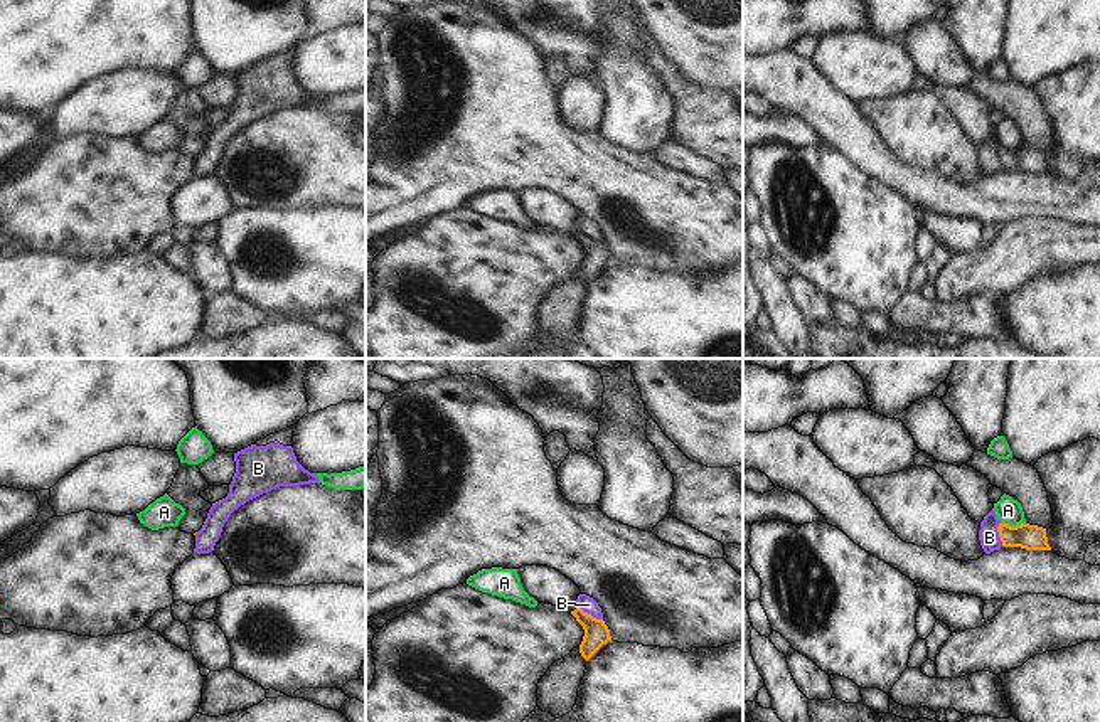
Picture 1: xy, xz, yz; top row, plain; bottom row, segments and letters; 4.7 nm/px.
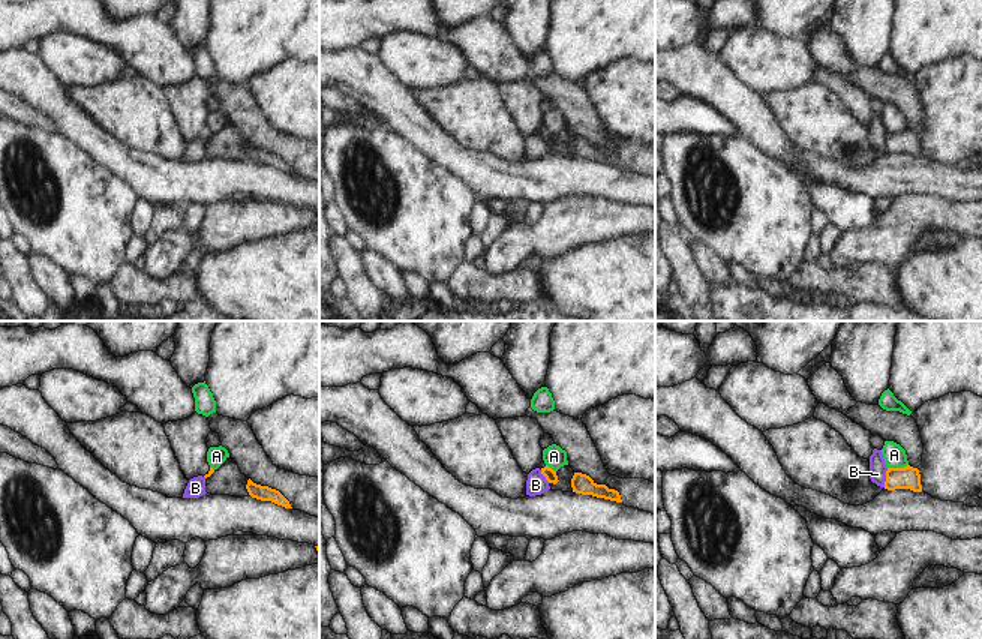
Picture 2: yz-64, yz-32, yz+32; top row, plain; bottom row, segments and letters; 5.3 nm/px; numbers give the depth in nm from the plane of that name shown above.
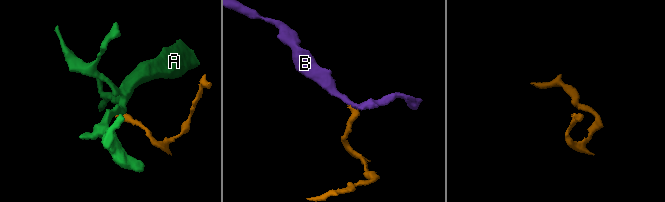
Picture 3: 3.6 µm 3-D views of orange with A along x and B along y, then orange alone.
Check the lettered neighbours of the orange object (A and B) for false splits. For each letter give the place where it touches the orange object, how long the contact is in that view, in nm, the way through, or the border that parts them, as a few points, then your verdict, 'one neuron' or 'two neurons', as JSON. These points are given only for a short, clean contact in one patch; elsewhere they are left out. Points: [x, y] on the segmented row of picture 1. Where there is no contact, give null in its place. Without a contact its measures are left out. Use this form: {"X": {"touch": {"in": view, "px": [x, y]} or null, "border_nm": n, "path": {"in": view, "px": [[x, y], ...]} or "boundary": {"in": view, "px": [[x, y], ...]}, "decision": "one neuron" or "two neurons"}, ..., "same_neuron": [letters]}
{"A": {"touch": {"in": "yz", "px": [1013, 527]}, "border_nm": 120, "boundary": {"in": "yz", "px": [[1001, 522], [1011, 525], [1025, 524]]}, "decision": "two neurons"}, "B": {"touch": {"in": "xz", "px": [590, 615]}, "border_nm": 140, "boundary": {"in": "xz", "px": [[578, 606], [602, 620]]}, "decision": "two neurons"}, "same_neuron": []}

